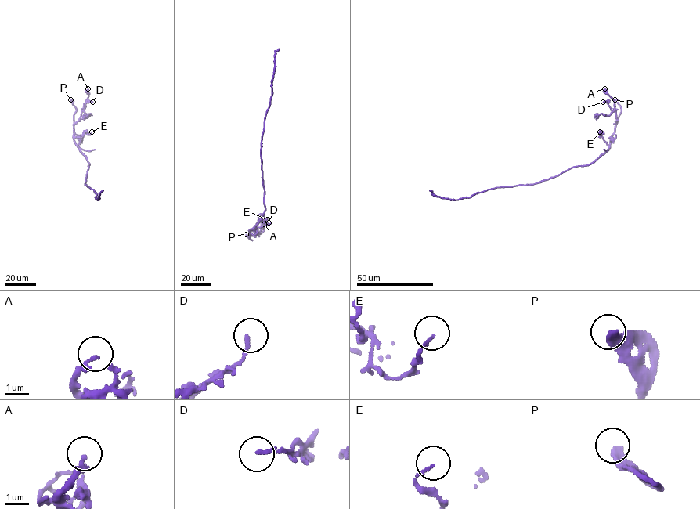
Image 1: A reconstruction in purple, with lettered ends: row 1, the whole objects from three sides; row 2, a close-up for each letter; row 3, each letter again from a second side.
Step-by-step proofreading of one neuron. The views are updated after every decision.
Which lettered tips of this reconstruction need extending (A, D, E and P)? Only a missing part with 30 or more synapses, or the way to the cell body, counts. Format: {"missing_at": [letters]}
{"missing_at": ["P"]}

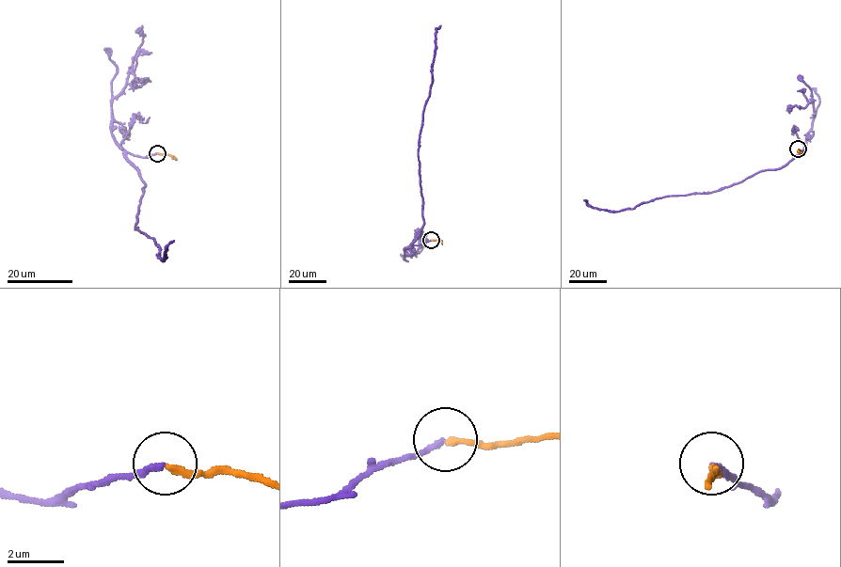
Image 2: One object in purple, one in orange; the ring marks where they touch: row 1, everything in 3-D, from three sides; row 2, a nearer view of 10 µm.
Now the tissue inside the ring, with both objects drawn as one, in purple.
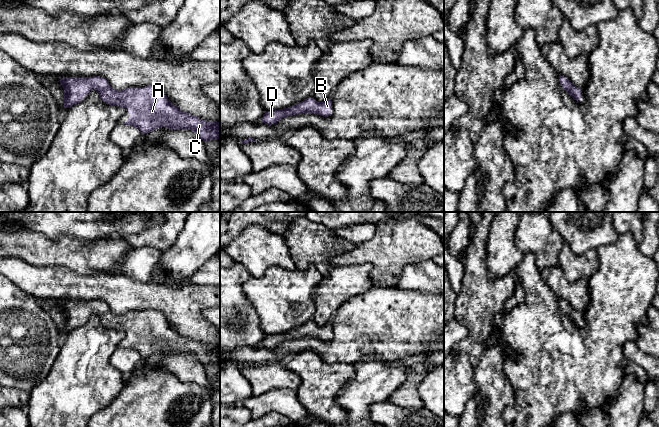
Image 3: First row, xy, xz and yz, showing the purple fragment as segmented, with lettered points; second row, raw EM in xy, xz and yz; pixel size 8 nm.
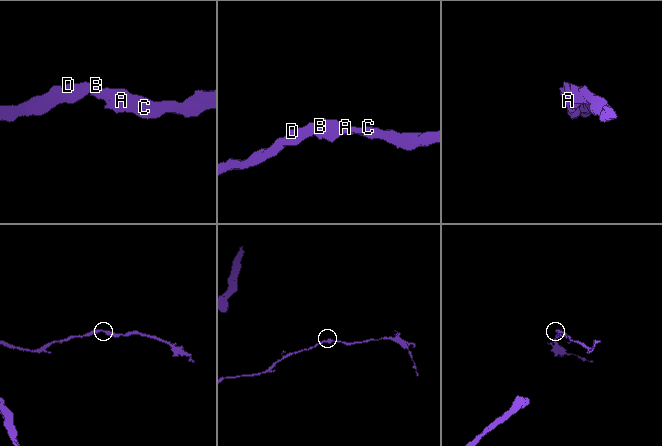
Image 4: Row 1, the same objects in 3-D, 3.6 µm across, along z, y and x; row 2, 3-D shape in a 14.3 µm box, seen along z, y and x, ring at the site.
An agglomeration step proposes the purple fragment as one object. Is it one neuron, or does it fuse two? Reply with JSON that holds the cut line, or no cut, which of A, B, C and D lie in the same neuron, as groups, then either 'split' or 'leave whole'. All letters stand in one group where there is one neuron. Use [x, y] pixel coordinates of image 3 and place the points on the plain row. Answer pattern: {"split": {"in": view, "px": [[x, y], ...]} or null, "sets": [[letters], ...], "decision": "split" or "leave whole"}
{"split": null, "sets": [["A", "B", "C", "D"]], "decision": "leave whole"}

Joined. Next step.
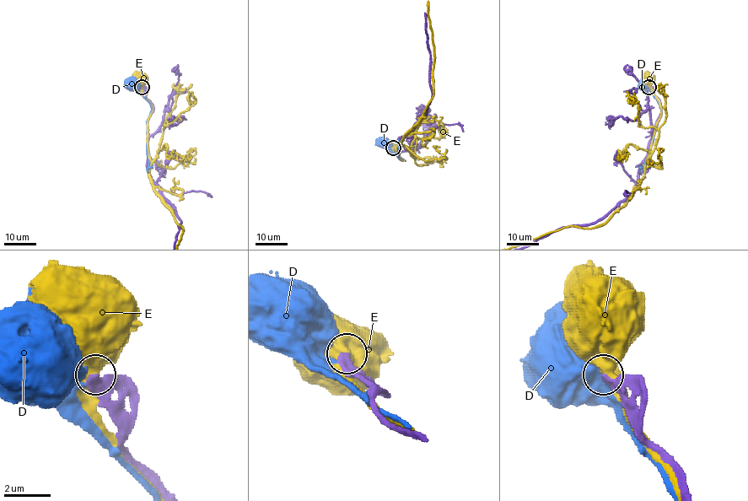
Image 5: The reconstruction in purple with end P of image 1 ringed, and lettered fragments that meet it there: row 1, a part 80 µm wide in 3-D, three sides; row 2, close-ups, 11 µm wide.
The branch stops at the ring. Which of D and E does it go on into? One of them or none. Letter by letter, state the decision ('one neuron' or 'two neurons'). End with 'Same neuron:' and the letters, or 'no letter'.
D: two neurons
E: two neurons
Same neuron: no letter

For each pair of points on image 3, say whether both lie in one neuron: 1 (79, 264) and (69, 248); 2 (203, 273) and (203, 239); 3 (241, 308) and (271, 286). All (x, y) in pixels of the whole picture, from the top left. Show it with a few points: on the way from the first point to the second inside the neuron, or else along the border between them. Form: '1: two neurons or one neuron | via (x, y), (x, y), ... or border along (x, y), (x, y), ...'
1: one neuron | via (79, 260), (72, 252)
2: two neurons | border along (209, 258), (191, 277), (190, 282)
3: two neurons | border along (249, 278), (243, 284), (243, 292), (260, 323)

